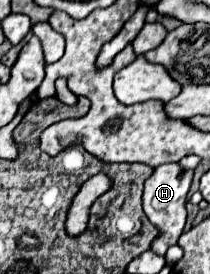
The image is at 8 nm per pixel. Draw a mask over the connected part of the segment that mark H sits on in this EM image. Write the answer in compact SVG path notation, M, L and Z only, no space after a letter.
M164 164L154 168L154 174L144 182L144 194L142 194L142 208L148 220L160 228L160 236L152 242L152 250L160 256L166 254L166 250L178 242L184 224L186 224L186 194L192 184L194 170L182 168L180 164Z

